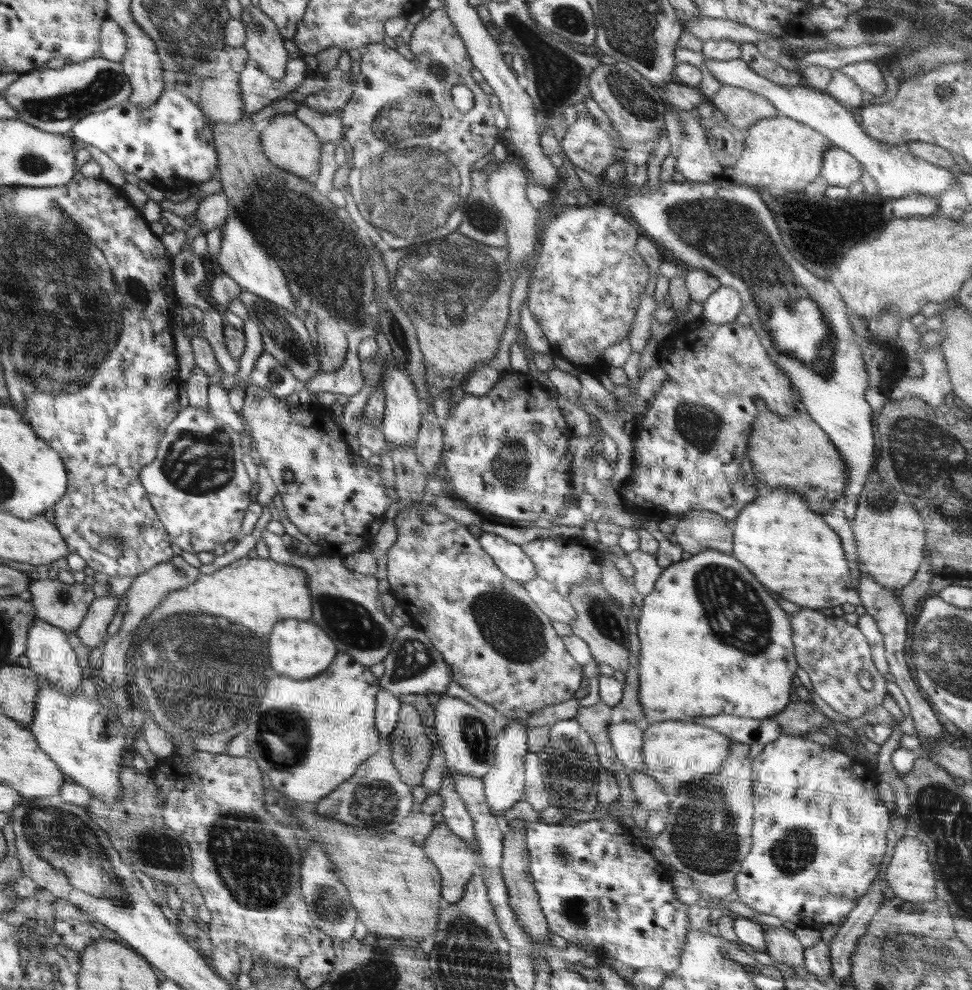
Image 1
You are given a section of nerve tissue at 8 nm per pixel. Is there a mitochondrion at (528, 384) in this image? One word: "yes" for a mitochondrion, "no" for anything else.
no

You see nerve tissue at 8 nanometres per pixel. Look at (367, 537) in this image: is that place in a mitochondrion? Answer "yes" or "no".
no

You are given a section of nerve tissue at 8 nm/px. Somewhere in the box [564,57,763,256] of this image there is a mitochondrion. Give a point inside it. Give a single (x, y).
(635, 98)

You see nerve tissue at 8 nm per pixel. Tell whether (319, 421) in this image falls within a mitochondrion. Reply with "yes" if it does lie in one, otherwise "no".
no

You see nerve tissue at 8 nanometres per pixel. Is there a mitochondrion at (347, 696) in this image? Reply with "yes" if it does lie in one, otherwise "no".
no

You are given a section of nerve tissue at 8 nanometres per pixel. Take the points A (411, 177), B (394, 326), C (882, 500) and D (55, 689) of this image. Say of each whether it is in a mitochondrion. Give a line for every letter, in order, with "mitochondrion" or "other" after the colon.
A: mitochondrion
B: mitochondrion
C: mitochondrion
D: other

